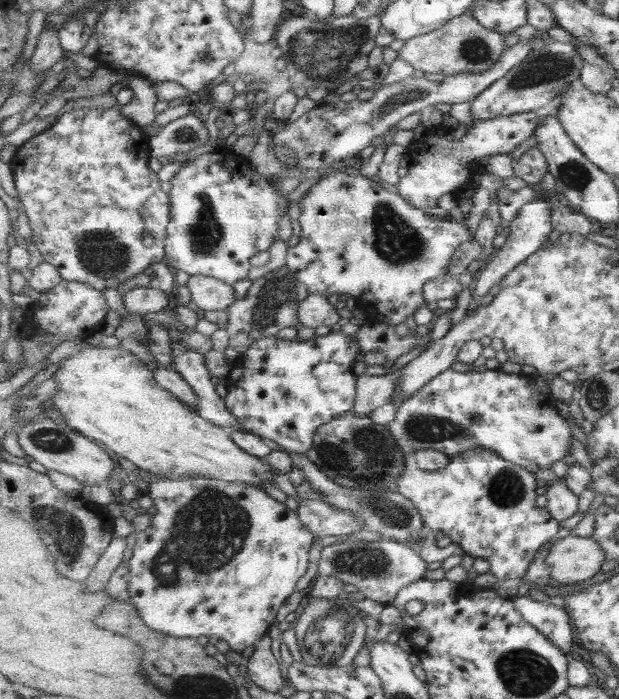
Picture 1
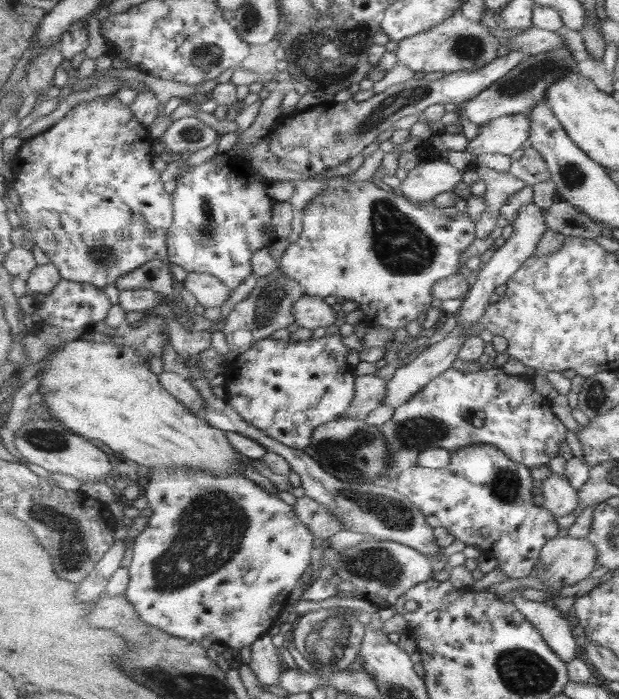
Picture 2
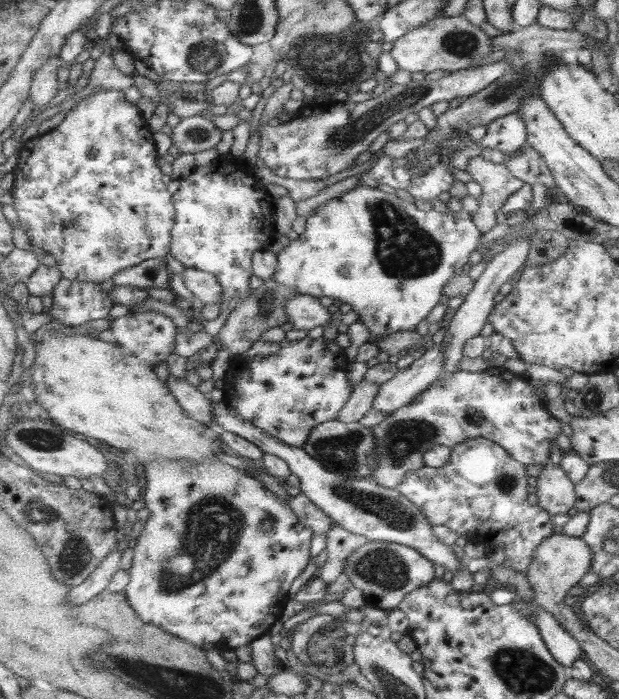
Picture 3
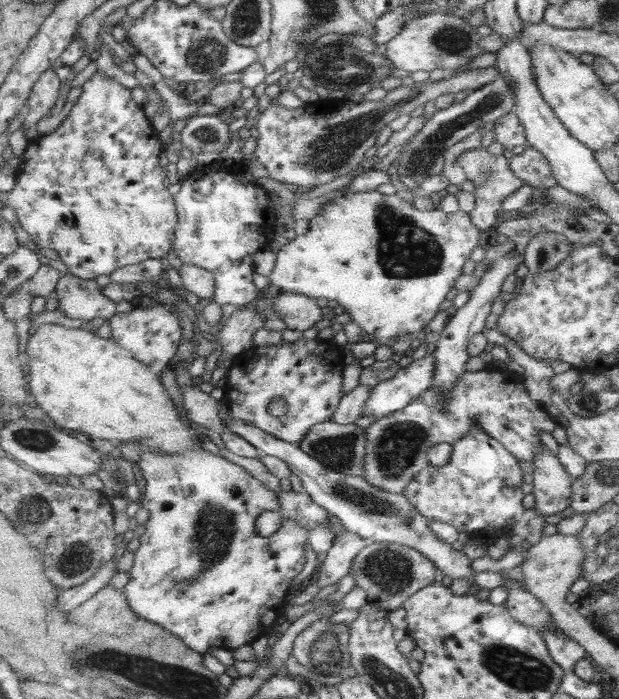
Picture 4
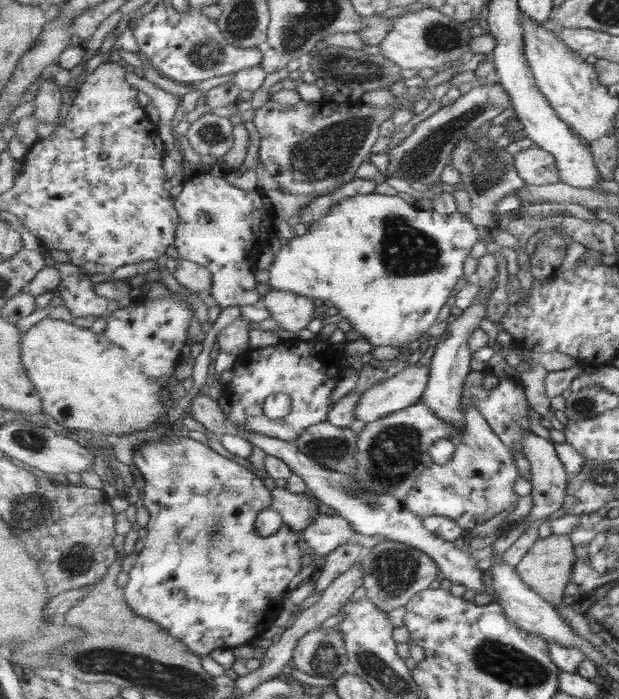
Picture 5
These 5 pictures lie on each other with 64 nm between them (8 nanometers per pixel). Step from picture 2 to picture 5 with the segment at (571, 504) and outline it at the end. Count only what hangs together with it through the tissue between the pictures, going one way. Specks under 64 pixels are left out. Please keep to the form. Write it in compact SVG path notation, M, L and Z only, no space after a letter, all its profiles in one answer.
M528 429L523 431L521 444L523 444L523 452L530 460L532 466L532 479L530 482L532 484L531 495L533 498L533 506L529 515L524 518L525 521L521 521L515 530L503 533L501 537L491 544L492 548L494 548L494 552L498 552L498 554L505 554L505 550L513 546L513 542L515 542L515 540L523 534L531 522L534 522L535 520L543 521L547 518L547 516L551 516L551 514L555 514L557 510L561 510L561 508L563 508L568 493L568 484L571 479L565 465L559 458L557 449L555 448L555 444L553 444L553 442L548 442L545 438L541 438L541 436L533 434L533 432Z

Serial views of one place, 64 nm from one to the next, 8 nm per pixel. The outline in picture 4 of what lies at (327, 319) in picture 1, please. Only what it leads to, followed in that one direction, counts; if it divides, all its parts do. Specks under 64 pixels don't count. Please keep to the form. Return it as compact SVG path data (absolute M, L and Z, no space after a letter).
M281 292L275 301L276 316L291 330L309 330L323 320L317 300L301 294Z

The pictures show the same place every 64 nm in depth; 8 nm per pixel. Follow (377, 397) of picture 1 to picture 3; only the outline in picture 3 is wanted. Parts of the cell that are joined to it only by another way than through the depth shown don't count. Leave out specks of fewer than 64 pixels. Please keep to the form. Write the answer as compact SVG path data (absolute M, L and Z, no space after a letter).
M365 378L353 387L352 395L337 418L341 422L359 422L361 418L365 418L373 409L375 397L380 391L380 385Z

